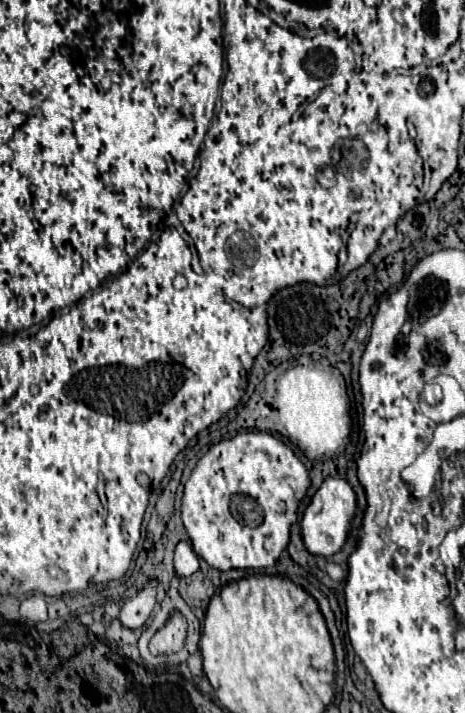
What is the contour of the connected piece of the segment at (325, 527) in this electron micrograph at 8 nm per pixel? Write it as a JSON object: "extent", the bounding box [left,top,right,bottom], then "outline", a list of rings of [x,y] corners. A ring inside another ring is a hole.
{"extent":[301,478,355,556],"outline":[[[325,478],[321,488],[313,494],[309,506],[303,510],[301,536],[307,552],[317,556],[333,556],[347,538],[349,522],[355,514],[355,492],[343,478]]]}

